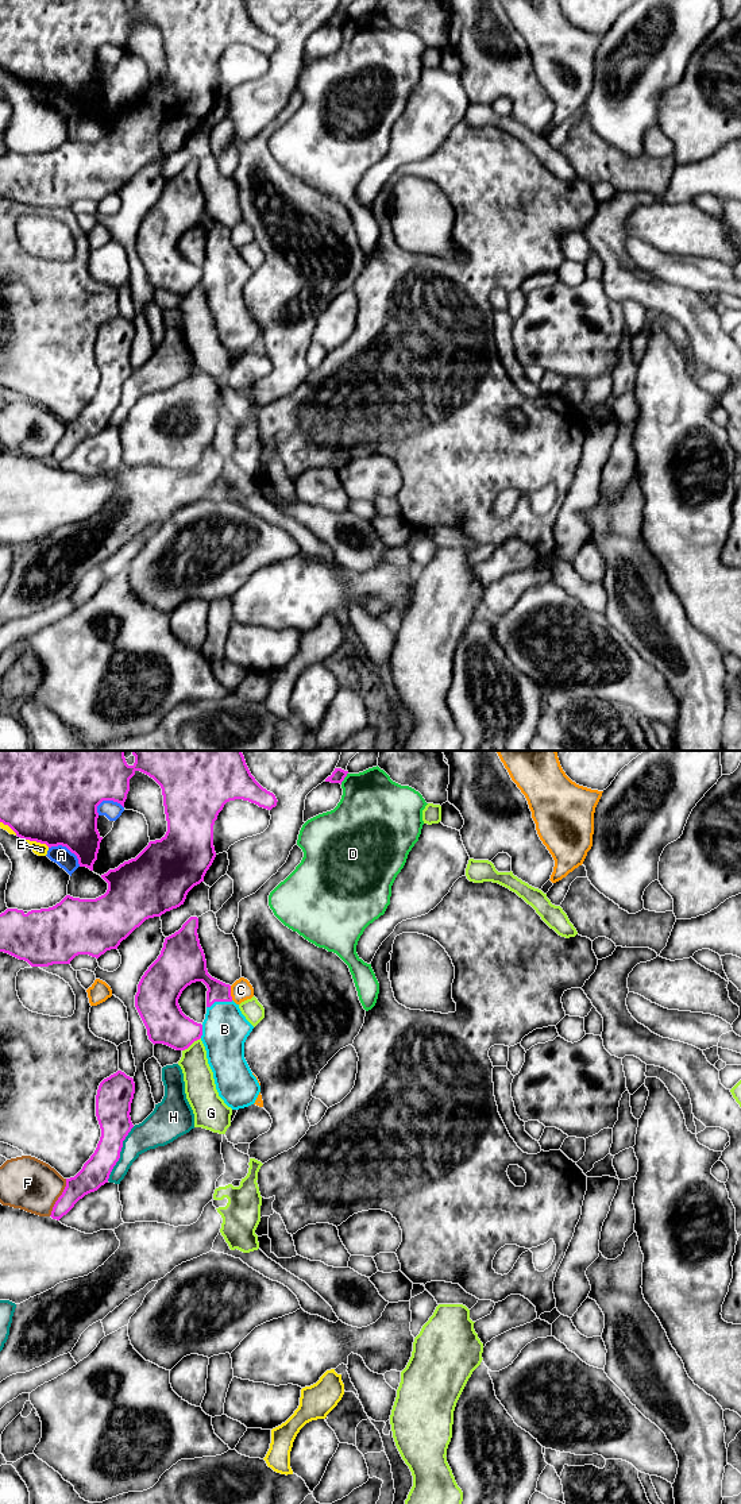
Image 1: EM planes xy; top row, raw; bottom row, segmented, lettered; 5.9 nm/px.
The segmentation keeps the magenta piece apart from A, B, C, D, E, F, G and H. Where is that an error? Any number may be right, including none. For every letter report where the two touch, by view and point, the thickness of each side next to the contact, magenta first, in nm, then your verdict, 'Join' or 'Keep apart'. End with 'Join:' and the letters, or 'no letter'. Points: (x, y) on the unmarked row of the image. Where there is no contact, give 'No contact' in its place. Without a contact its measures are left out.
A: Touches magenta at xy (68, 92). Thickness 440 nm (magenta) against 110 nm. Keep apart
B: Touches magenta at xy (219, 245). Thickness 170 nm (magenta) against 280 nm. Join
C: Touches magenta at xy (230, 236). Thickness 140 nm (magenta) against 120 nm. Keep apart
D: Touches magenta at xy (344, 20). Thickness 80 nm (magenta) against 400 nm. Keep apart
E: Touches magenta at xy (38, 85). Thickness 500 nm (magenta) against 80 nm. Keep apart
F: Touches magenta at xy (58, 442). Thickness 160 nm (magenta) against 320 nm. Keep apart
G: Touches magenta at xy (190, 288). Thickness 240 nm (magenta) against 180 nm. Keep apart
H: Touches magenta at xy (119, 397). Thickness 200 nm (magenta) against 180 nm. Keep apart
Join: B

